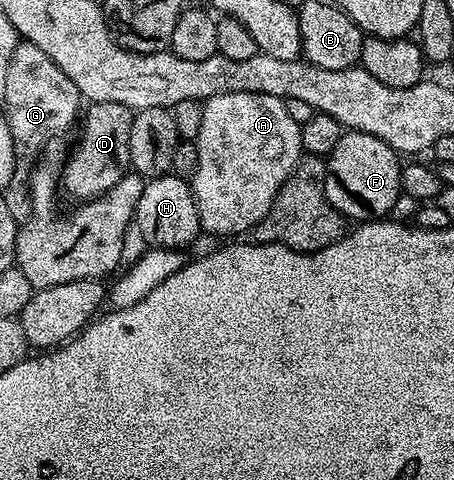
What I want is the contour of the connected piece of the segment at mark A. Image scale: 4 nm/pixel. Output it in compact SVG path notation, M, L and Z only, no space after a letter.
M231 92L203 101L202 130L195 140L198 152L196 169L190 177L194 202L198 208L200 227L205 233L236 238L239 232L251 233L270 210L278 190L290 178L302 159L300 126L290 118L284 101L270 94Z

